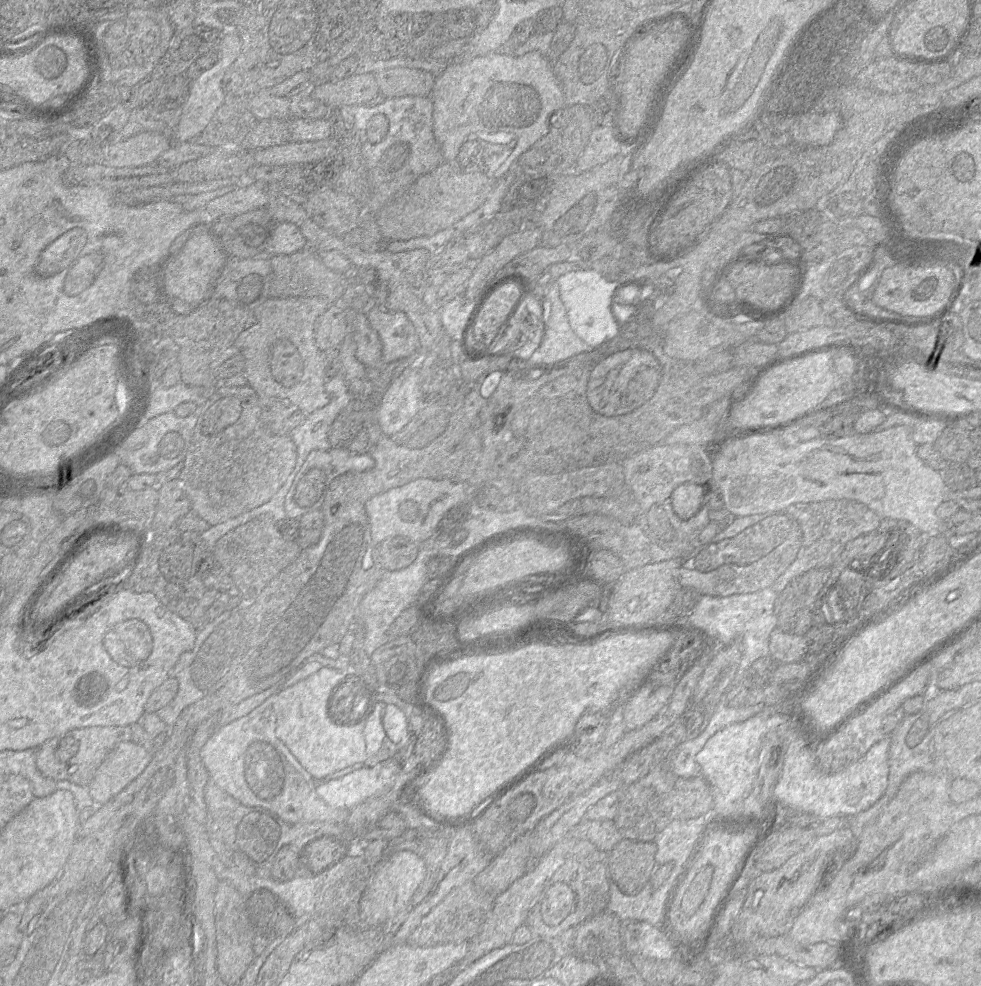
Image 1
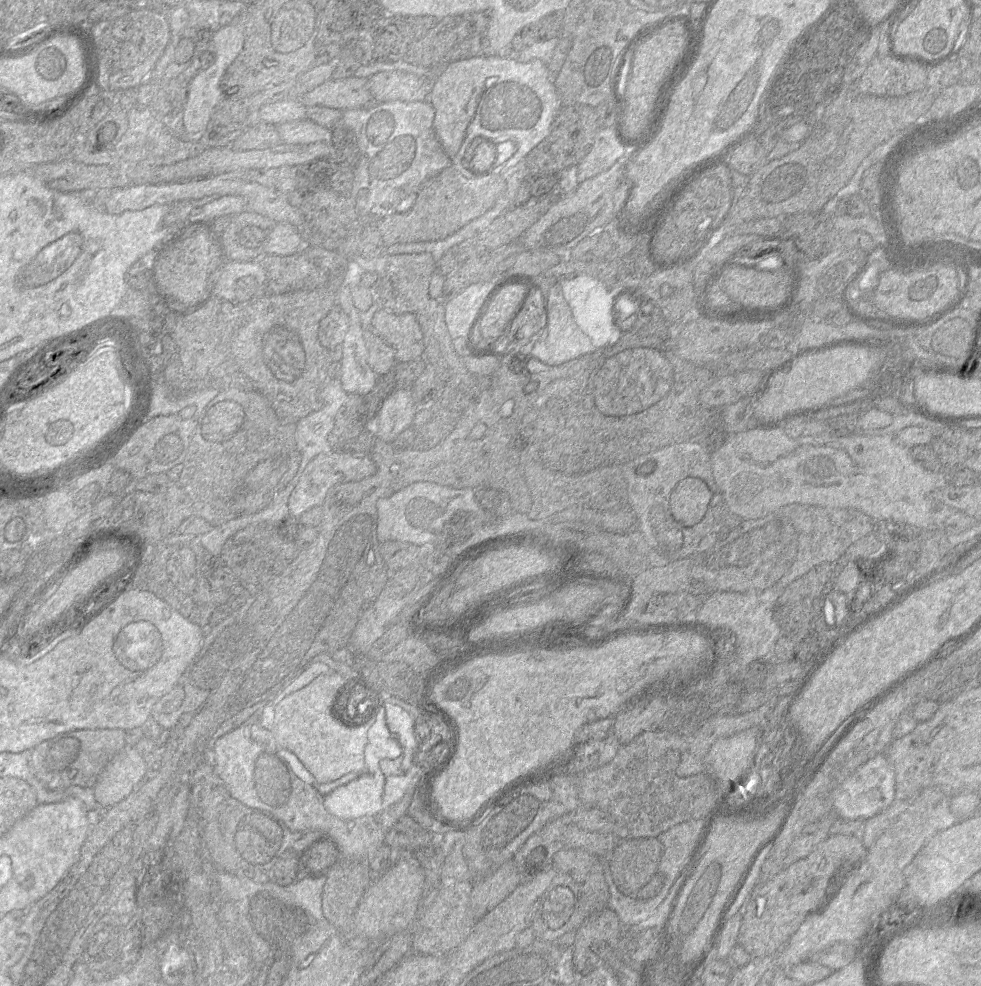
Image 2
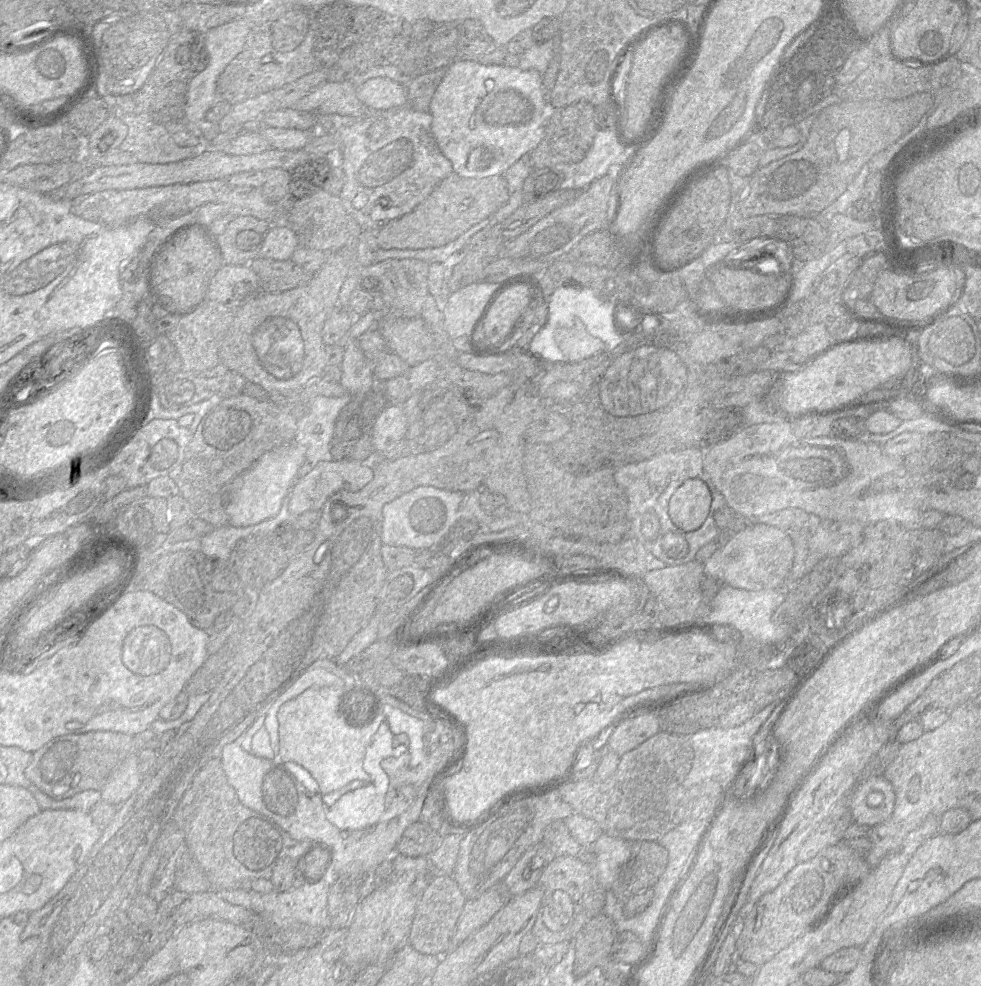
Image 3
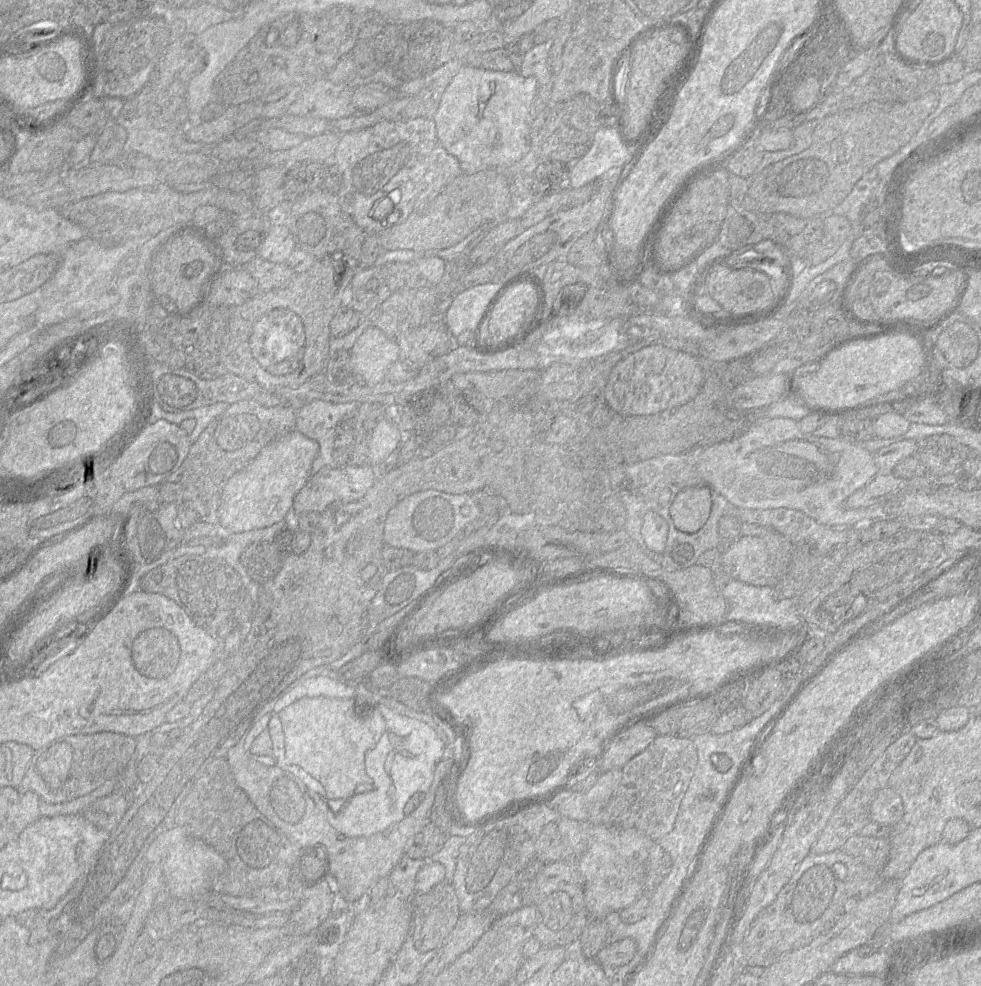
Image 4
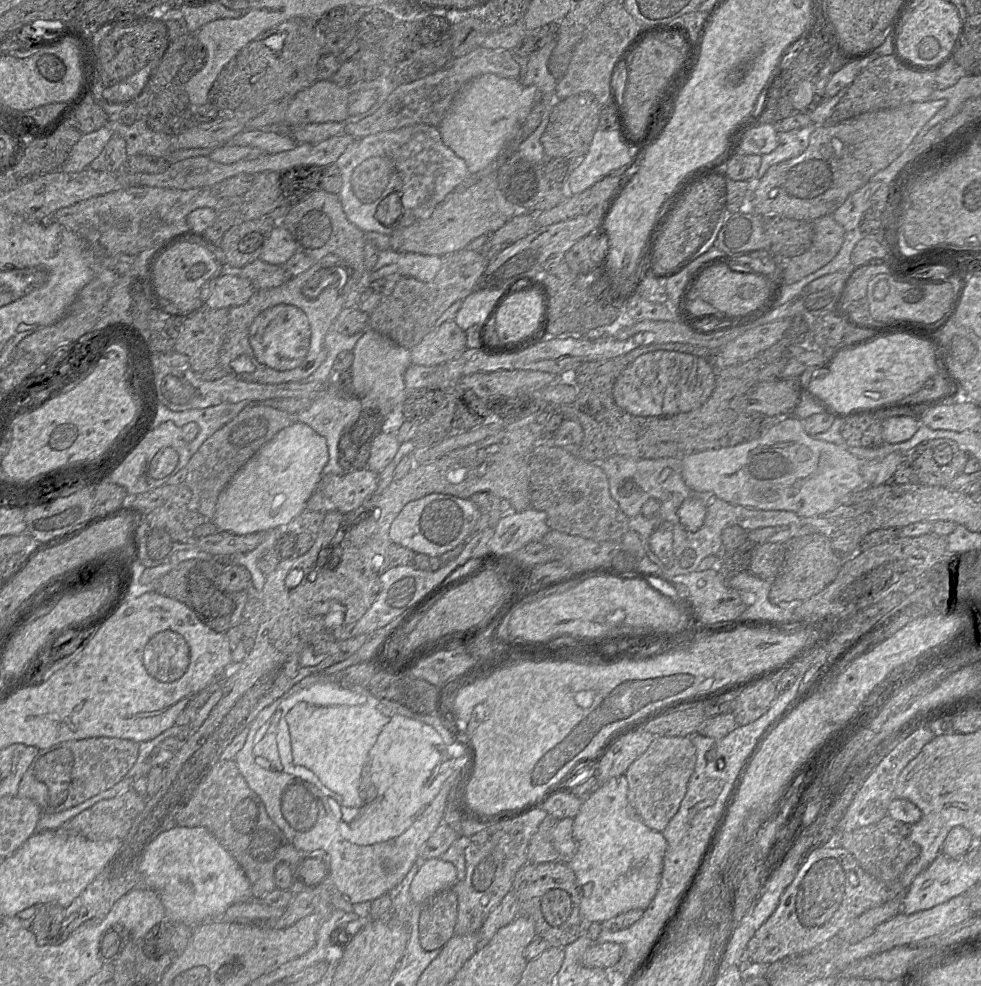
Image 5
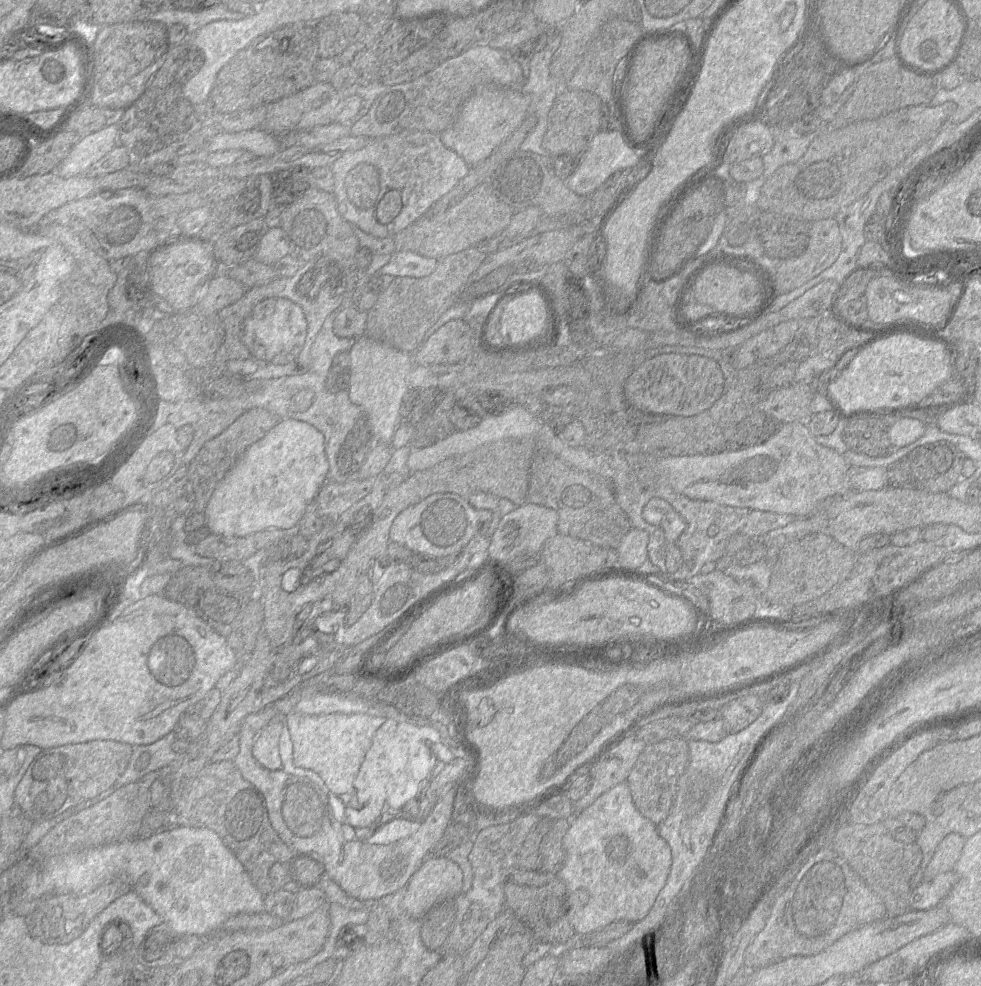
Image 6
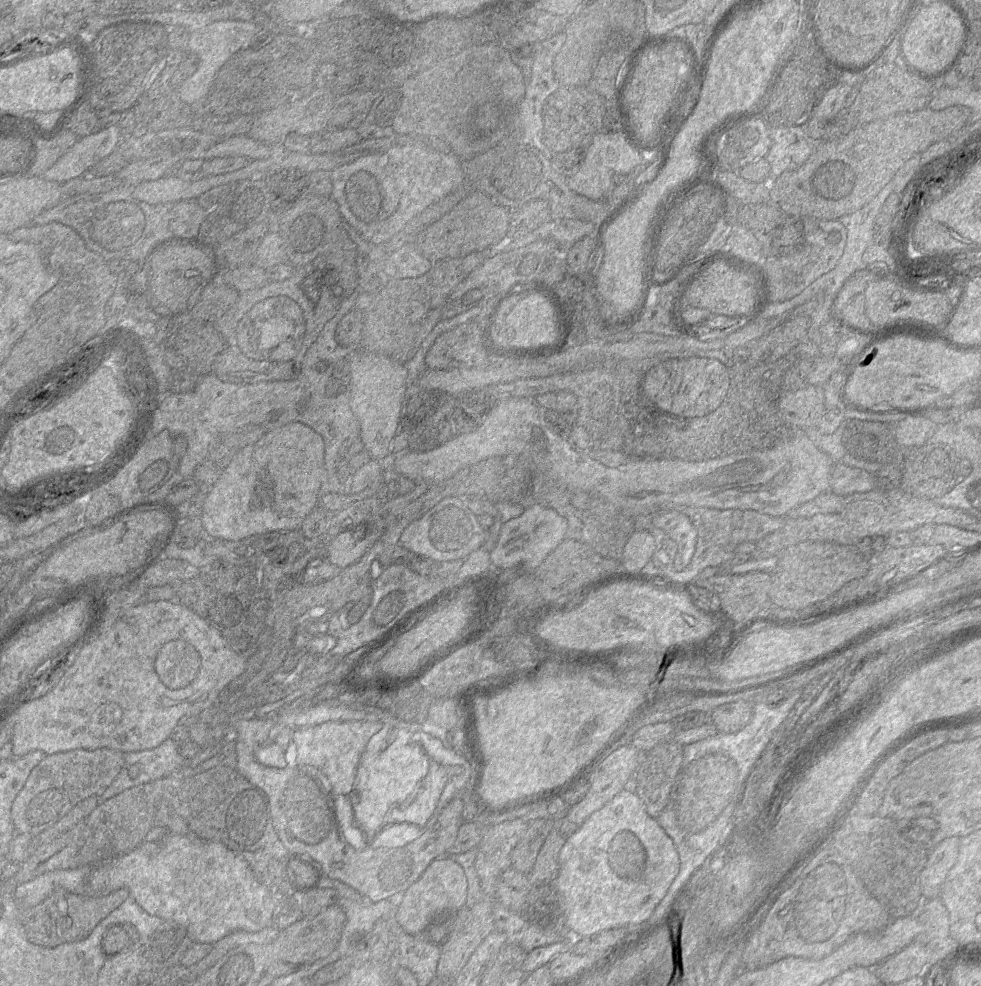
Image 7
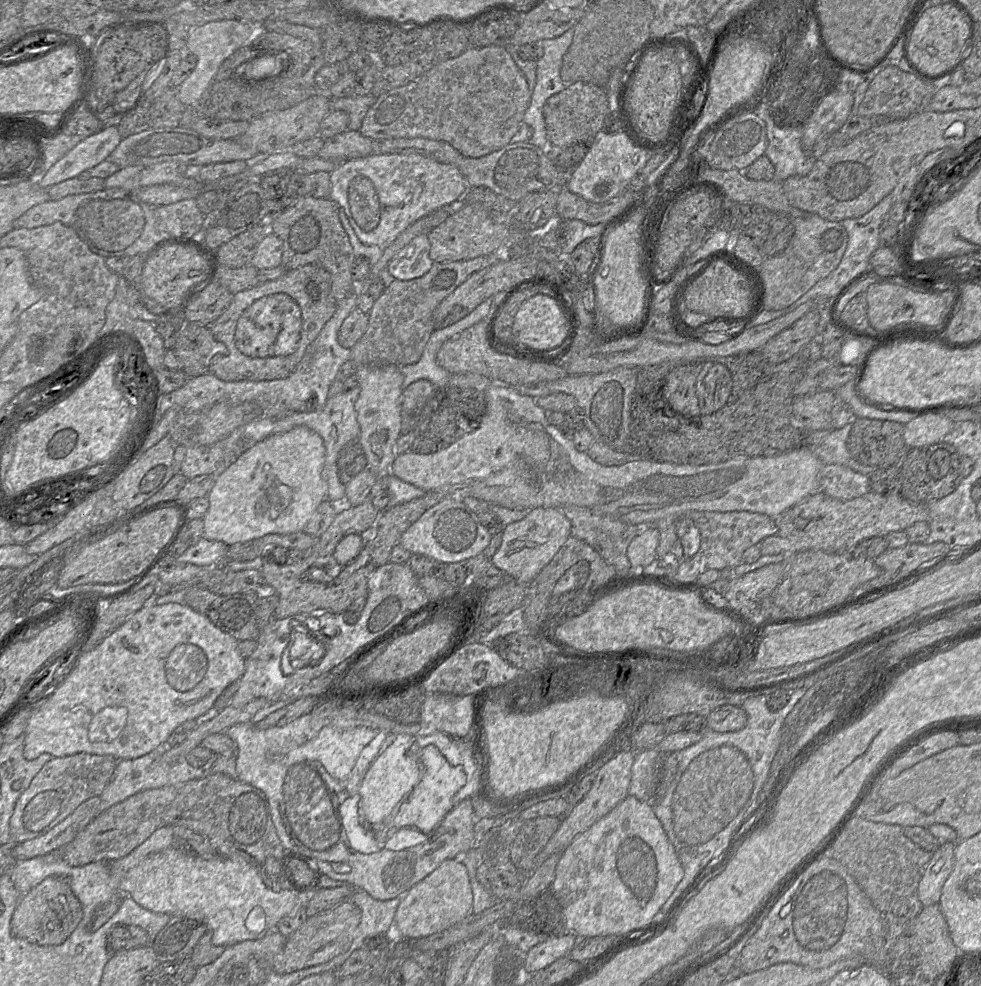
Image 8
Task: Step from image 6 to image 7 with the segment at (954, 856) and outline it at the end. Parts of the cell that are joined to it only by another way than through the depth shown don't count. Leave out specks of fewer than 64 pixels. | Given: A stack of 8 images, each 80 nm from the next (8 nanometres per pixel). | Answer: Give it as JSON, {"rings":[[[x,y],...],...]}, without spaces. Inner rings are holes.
{"rings":[[[948,837],[929,852],[920,874],[920,889],[925,900],[939,898],[946,877],[957,860],[960,841],[959,837]]]}

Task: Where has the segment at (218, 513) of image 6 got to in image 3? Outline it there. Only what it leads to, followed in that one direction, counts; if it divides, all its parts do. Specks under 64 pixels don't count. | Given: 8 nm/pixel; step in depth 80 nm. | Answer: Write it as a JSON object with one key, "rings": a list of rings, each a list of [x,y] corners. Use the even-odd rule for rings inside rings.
{"rings":[[[294,440],[264,453],[248,470],[238,475],[227,493],[228,524],[247,527],[276,516],[283,499],[289,495],[298,480],[298,471],[306,455],[306,448]]]}

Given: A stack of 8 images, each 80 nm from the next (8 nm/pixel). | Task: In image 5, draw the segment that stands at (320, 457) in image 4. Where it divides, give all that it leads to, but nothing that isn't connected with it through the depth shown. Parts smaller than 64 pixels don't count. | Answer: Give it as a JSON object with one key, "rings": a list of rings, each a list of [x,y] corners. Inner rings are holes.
{"rings":[[[332,388],[325,389],[323,393],[321,393],[316,399],[312,402],[311,406],[293,416],[293,422],[300,422],[307,424],[310,426],[313,430],[315,430],[319,435],[324,437],[326,439],[327,449],[328,449],[328,462],[323,470],[324,474],[334,474],[334,475],[343,475],[348,472],[344,472],[342,467],[338,463],[338,444],[340,441],[340,438],[343,433],[350,431],[350,428],[353,426],[353,424],[357,421],[358,417],[360,416],[362,411],[362,402],[361,400],[354,396],[352,393],[349,393],[348,391],[332,391]]]}

